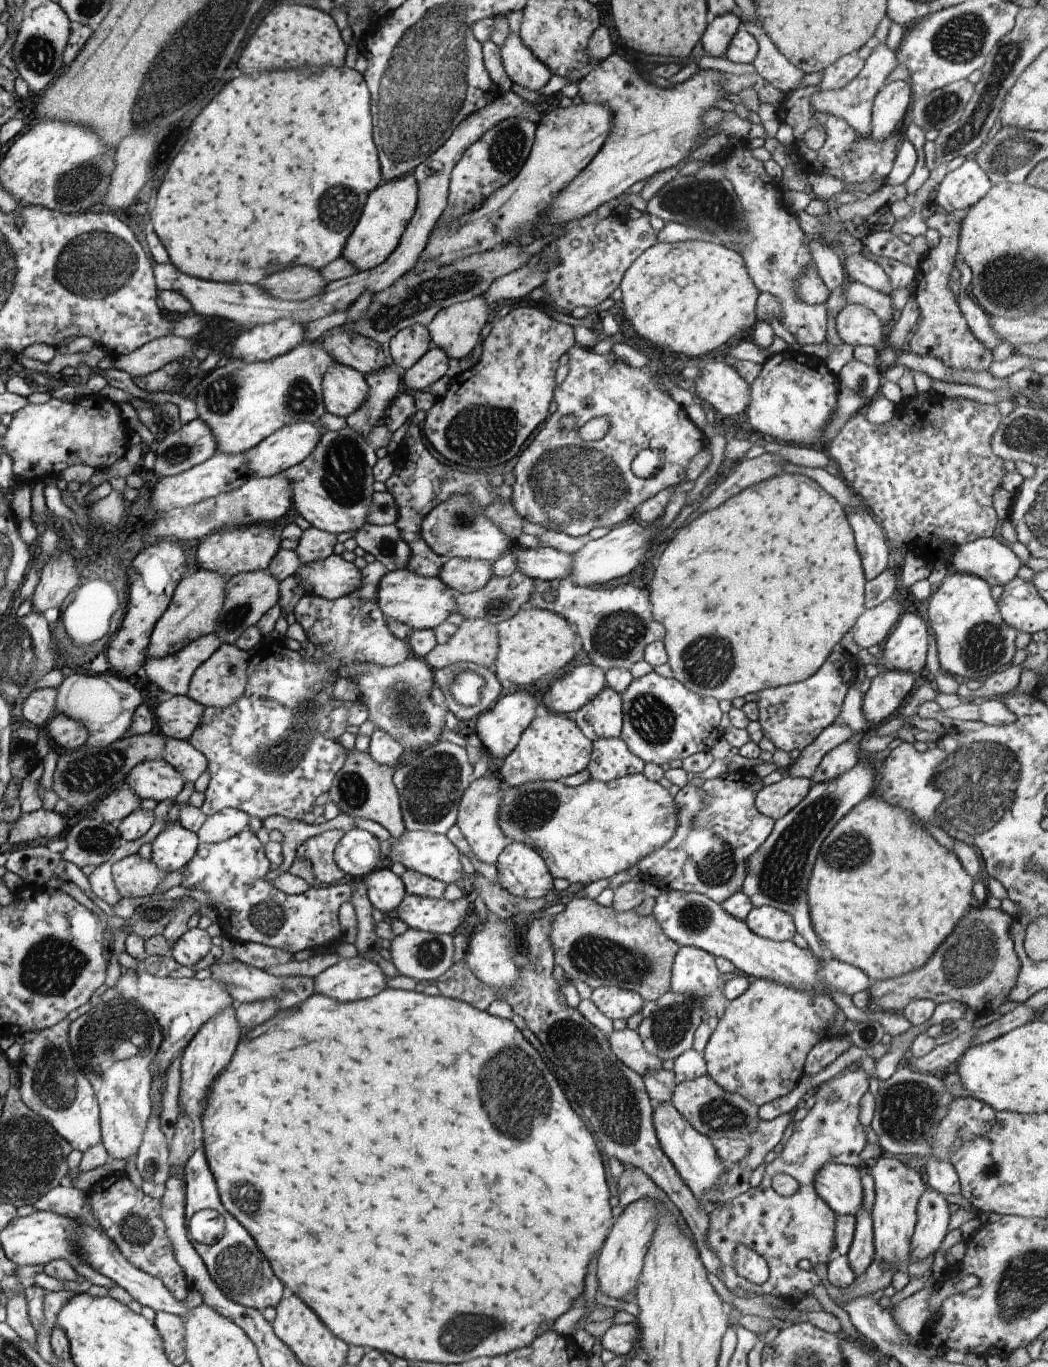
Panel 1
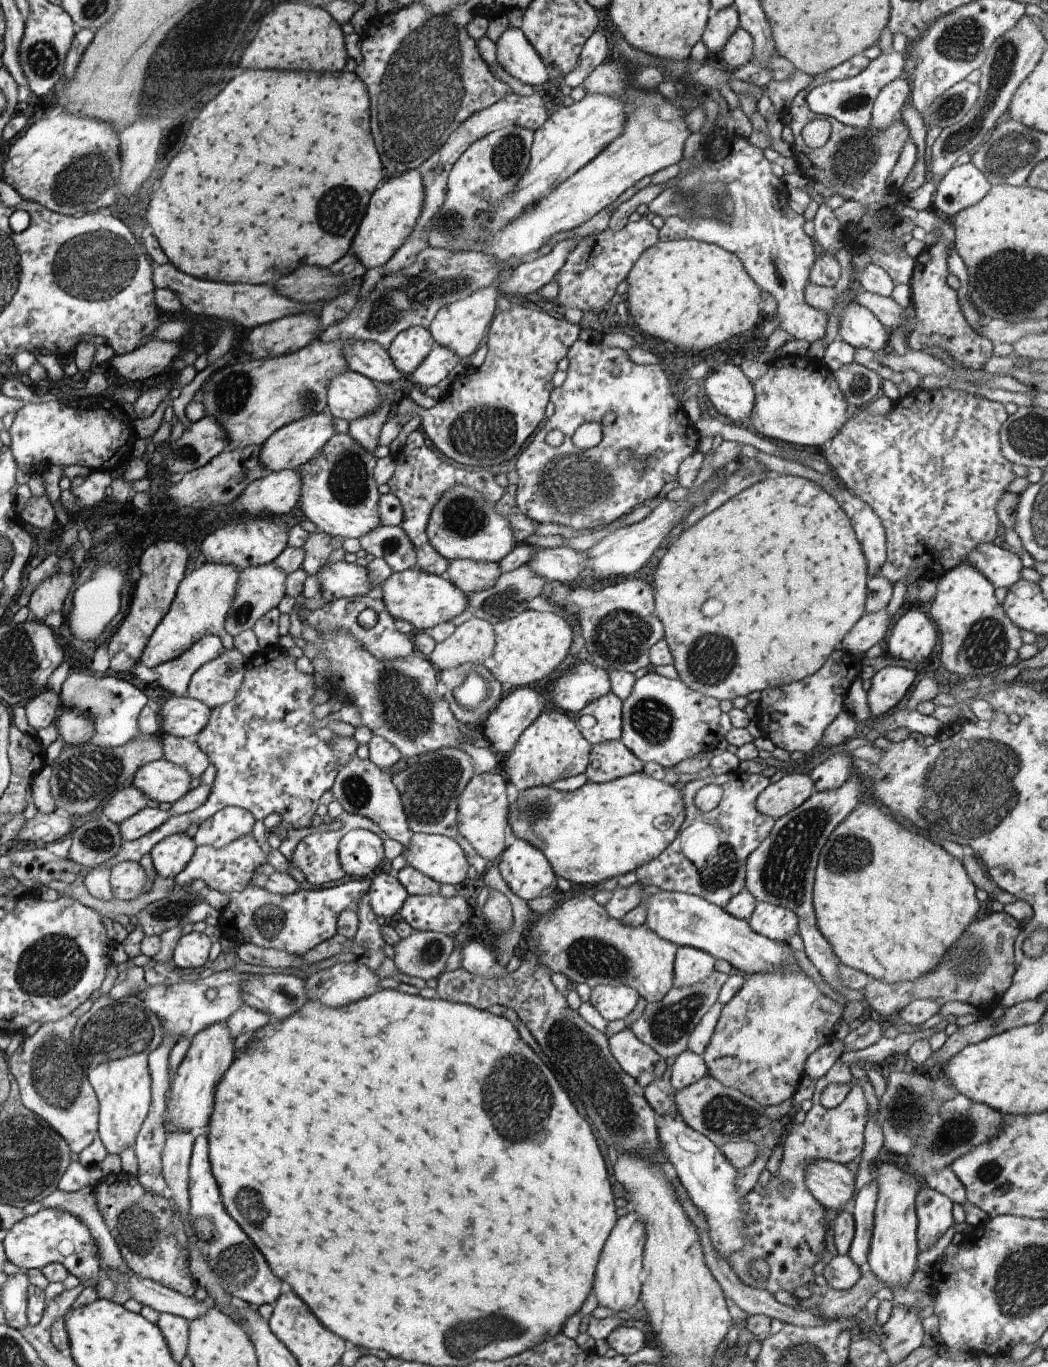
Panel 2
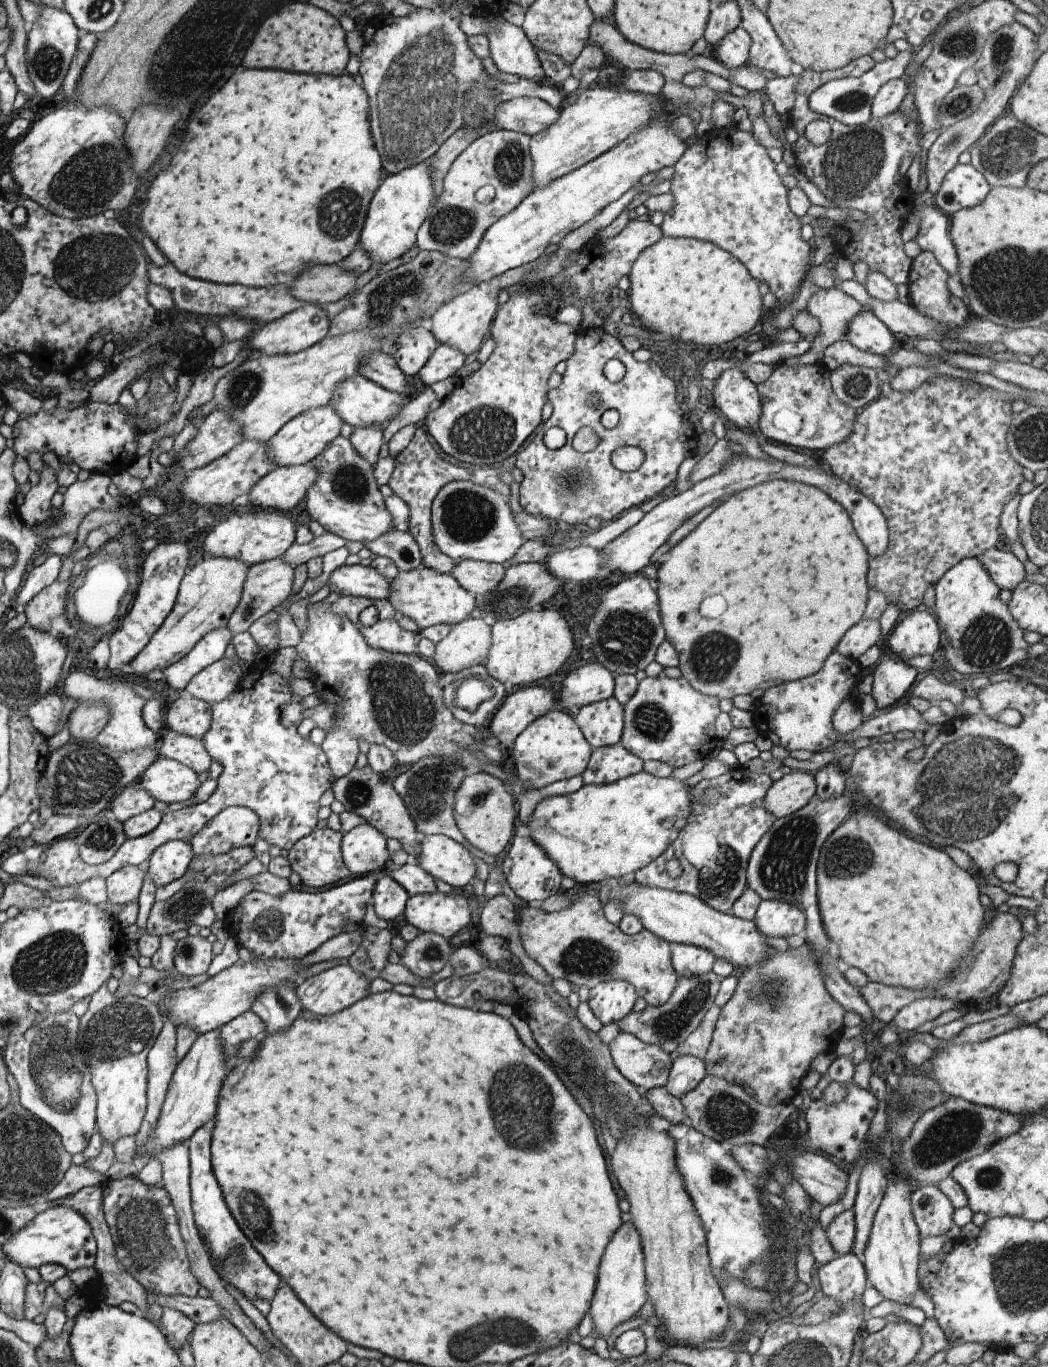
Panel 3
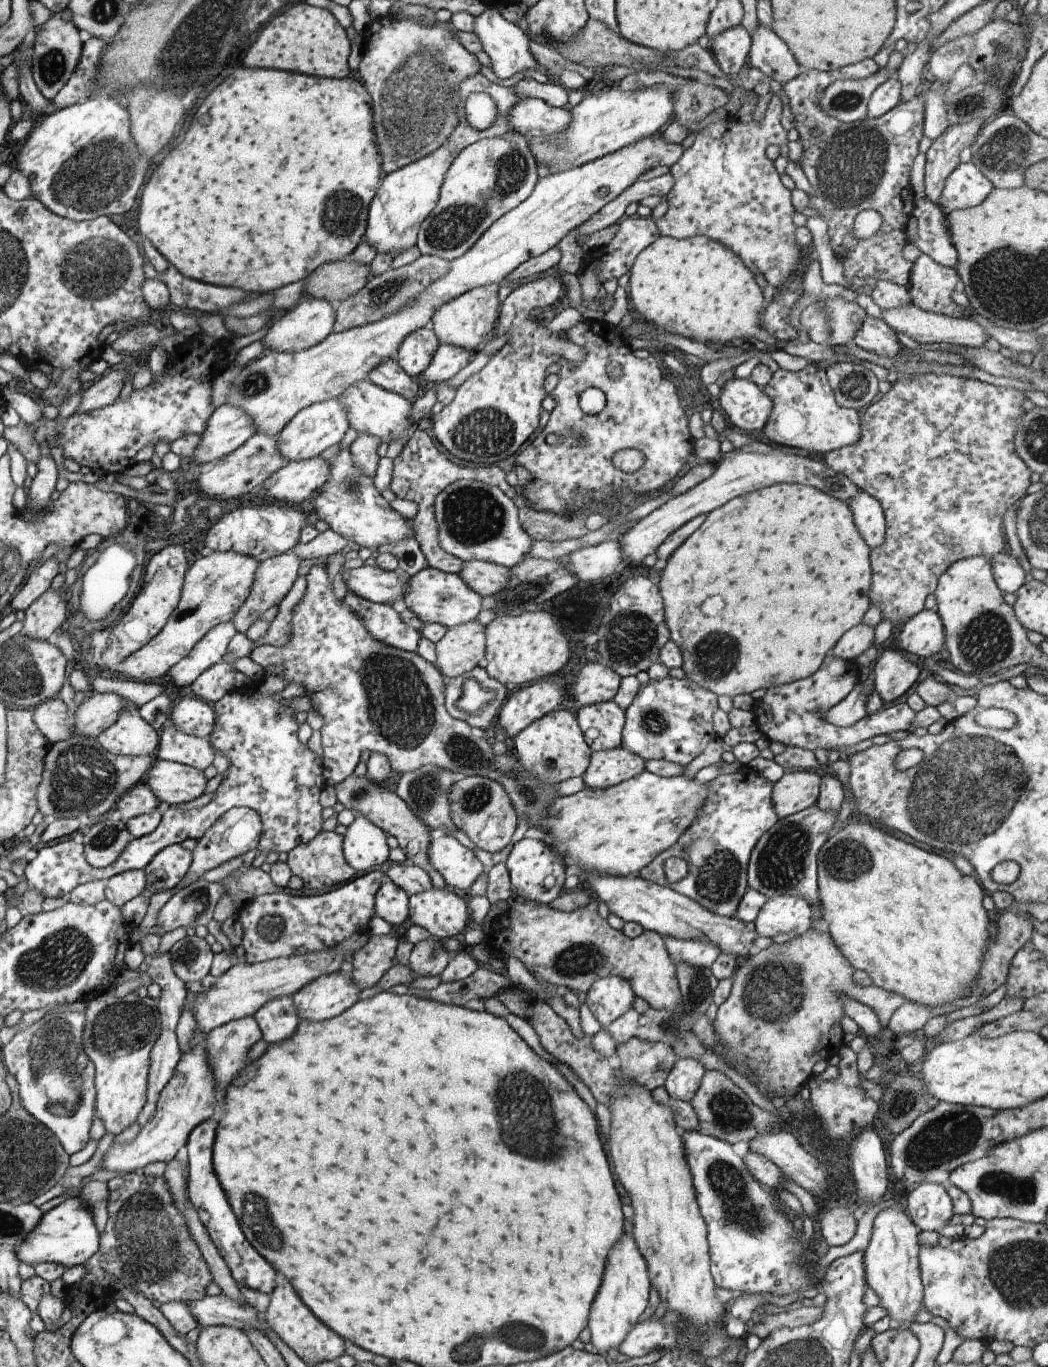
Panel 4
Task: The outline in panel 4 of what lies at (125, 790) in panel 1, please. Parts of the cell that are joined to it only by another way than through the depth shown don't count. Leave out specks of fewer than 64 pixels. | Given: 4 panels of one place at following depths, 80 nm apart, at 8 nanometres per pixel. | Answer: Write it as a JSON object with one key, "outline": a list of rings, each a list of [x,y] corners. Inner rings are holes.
{"outline":[[[140,783],[128,789],[115,805],[116,810],[122,814],[122,818],[131,819],[152,812],[159,804],[160,801],[152,789],[144,783]]]}

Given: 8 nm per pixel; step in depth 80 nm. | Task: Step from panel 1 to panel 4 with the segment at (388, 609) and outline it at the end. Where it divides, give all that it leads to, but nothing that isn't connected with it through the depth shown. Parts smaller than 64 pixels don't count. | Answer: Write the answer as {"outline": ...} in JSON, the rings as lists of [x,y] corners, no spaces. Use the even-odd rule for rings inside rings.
{"outline":[[[428,566],[407,580],[403,599],[407,609],[416,614],[425,625],[440,623],[451,629],[474,619],[478,620],[478,613],[483,609],[484,597],[474,592],[458,573],[447,573]]]}

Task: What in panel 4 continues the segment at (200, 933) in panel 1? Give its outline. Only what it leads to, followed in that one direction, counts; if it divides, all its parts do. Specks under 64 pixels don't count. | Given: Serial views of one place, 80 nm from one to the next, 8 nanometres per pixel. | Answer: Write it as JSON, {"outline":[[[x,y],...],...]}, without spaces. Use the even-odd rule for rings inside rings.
{"outline":[[[197,935],[181,938],[169,950],[172,968],[183,982],[202,980],[210,972],[212,948]]]}

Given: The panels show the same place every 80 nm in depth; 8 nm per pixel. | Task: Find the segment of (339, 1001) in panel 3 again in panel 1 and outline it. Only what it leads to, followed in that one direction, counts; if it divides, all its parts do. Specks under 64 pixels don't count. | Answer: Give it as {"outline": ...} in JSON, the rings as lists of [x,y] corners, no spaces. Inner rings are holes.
{"outline":[[[360,955],[355,958],[344,959],[330,966],[314,977],[314,994],[324,994],[328,998],[338,1000],[360,1000],[379,994],[387,988],[387,980],[384,972],[375,960],[364,960]]]}

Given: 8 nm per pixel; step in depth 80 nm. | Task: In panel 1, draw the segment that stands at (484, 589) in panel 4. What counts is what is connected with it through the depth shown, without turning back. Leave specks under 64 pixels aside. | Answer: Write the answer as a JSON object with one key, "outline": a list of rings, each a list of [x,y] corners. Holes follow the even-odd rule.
{"outline":[[[450,558],[439,574],[446,586],[460,593],[481,590],[493,577],[492,563],[470,558]]]}

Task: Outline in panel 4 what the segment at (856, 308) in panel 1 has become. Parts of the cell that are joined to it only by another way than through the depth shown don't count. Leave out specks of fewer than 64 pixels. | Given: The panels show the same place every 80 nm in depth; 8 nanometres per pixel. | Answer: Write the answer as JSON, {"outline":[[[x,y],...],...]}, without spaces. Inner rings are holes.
{"outline":[[[866,317],[858,329],[852,343],[868,352],[876,352],[880,356],[894,356],[900,352],[901,343],[892,330],[882,319]]]}

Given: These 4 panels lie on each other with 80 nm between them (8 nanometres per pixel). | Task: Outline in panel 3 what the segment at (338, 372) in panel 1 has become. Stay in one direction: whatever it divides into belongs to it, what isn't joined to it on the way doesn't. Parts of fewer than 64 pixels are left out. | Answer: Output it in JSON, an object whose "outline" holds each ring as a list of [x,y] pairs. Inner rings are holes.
{"outline":[[[355,374],[353,377],[347,378],[346,381],[339,382],[336,393],[329,404],[342,416],[343,422],[347,422],[354,427],[378,425],[384,430],[385,426],[399,415],[406,400],[398,393],[374,384],[365,376]]]}

